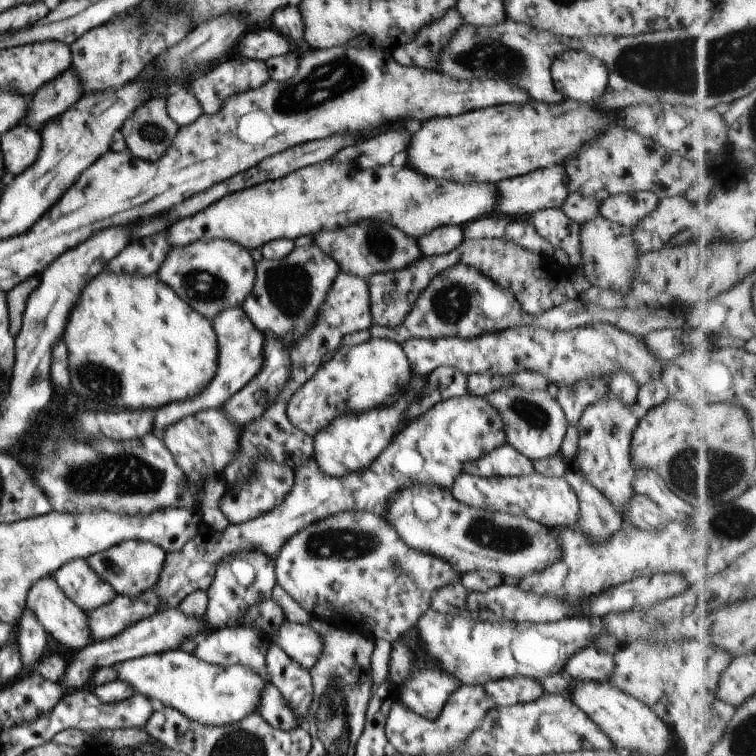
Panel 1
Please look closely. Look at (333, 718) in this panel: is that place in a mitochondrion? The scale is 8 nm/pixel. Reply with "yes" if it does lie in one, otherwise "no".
yes

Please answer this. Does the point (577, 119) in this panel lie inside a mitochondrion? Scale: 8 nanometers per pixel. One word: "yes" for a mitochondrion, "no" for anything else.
no

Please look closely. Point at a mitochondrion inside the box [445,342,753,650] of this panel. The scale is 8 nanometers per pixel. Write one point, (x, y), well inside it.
(712, 472)

